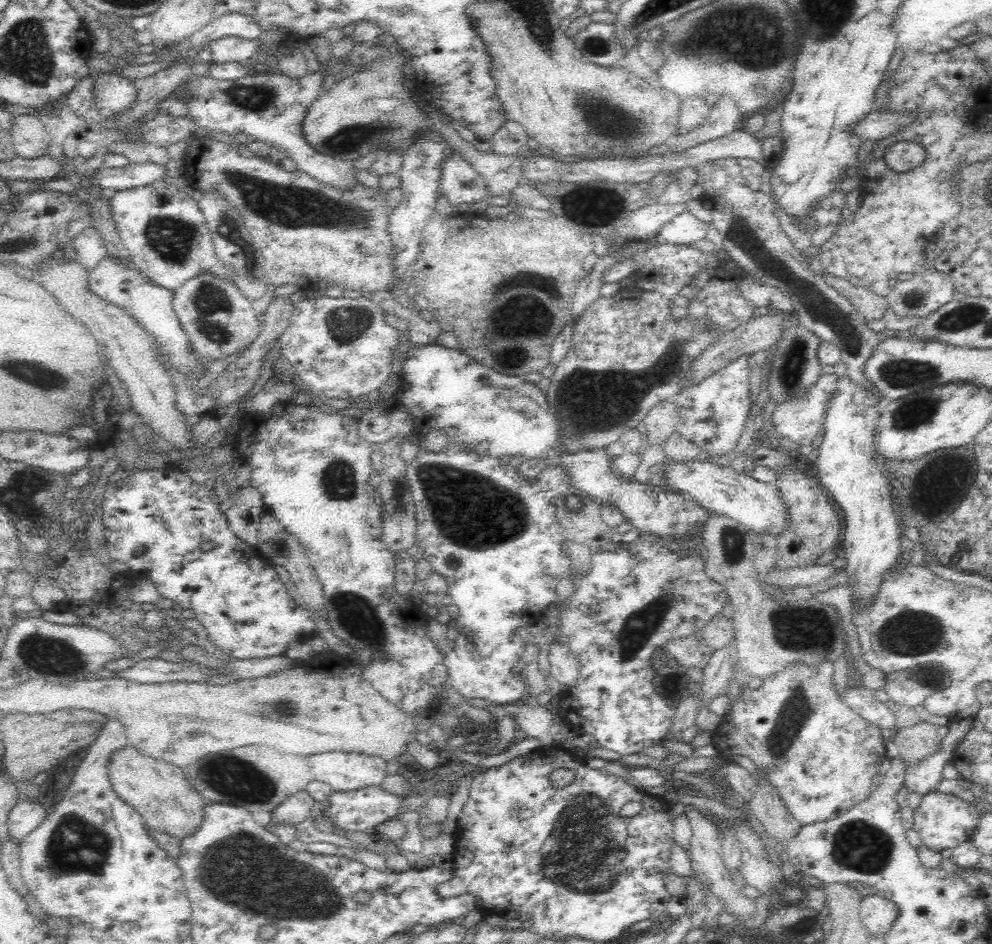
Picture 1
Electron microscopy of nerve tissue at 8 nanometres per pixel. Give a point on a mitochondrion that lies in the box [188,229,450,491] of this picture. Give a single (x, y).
(345, 323)

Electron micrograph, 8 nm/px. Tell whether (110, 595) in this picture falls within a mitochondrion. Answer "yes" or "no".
no

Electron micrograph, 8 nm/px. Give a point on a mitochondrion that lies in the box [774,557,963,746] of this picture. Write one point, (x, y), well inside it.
(912, 634)

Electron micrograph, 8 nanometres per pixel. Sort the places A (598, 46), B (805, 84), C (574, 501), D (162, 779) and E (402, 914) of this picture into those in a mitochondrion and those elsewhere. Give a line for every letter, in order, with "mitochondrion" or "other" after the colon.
A: mitochondrion
B: other
C: mitochondrion
D: other
E: other

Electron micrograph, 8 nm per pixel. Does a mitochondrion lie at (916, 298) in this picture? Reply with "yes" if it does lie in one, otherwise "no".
yes

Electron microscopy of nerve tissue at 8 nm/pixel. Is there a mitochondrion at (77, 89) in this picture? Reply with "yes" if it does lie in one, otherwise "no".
no

